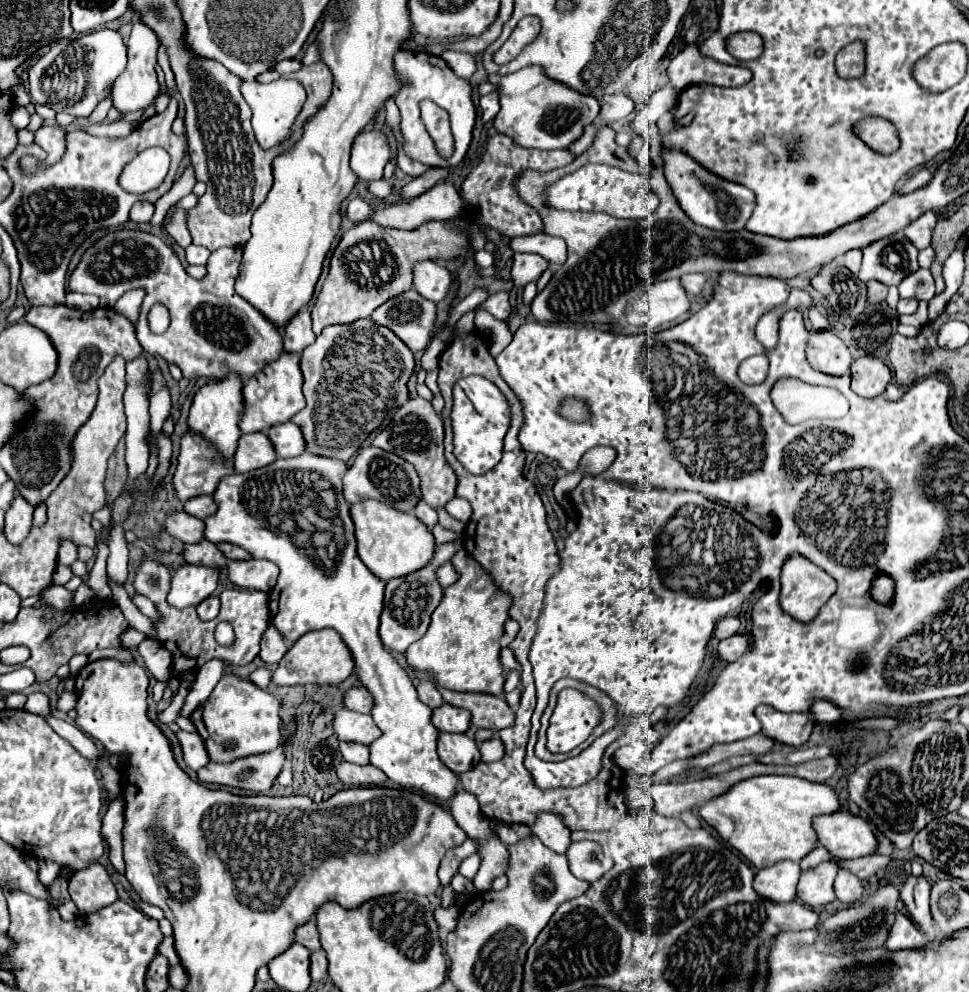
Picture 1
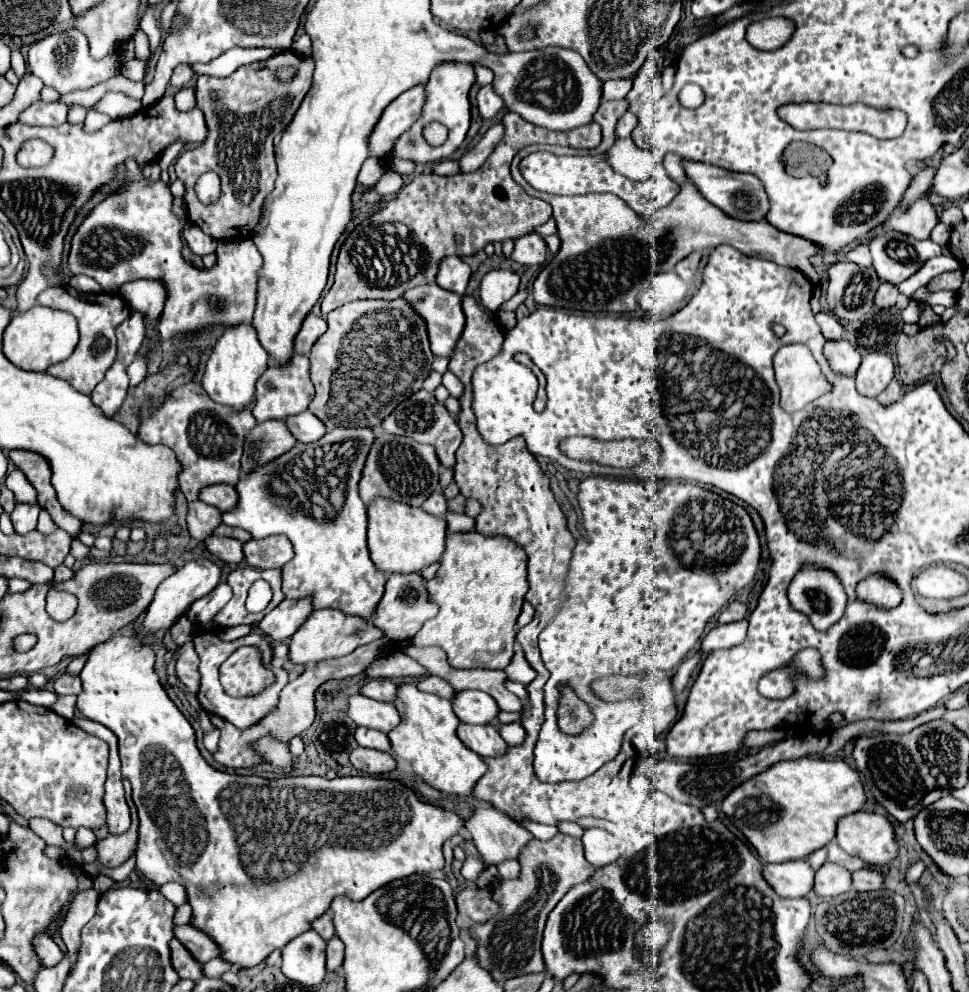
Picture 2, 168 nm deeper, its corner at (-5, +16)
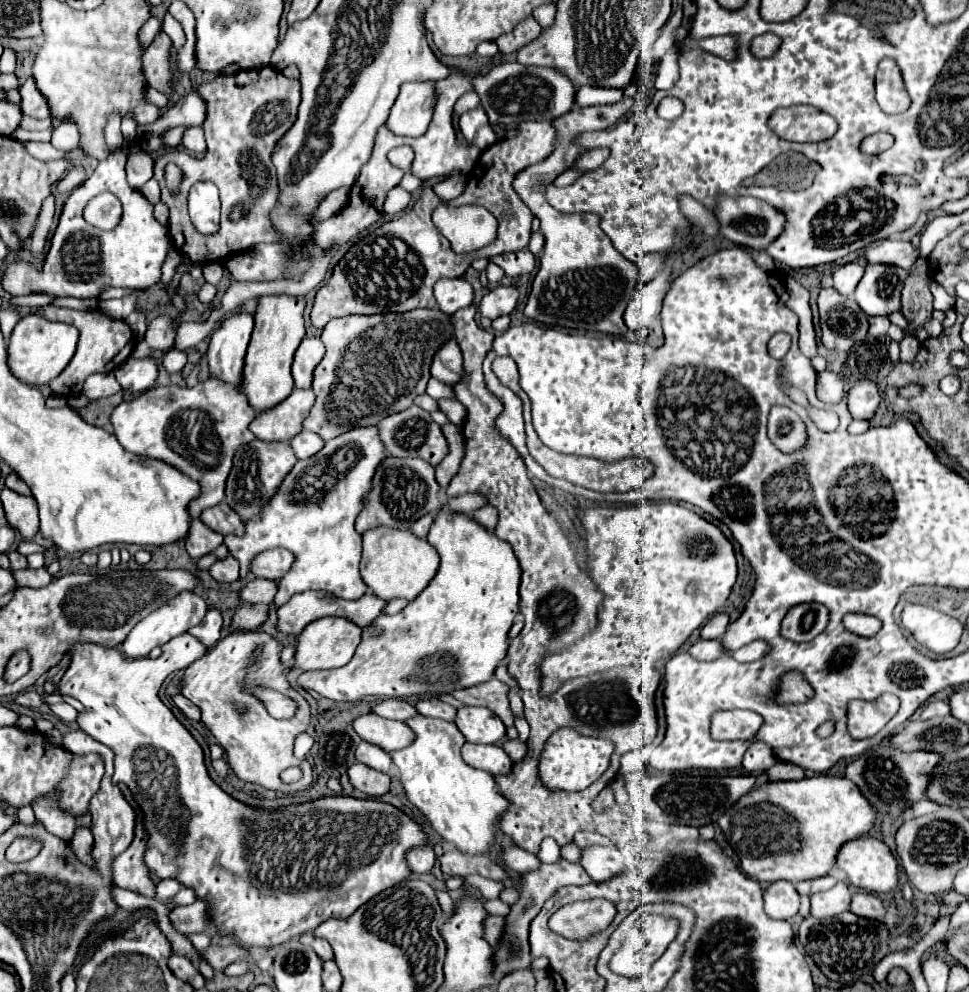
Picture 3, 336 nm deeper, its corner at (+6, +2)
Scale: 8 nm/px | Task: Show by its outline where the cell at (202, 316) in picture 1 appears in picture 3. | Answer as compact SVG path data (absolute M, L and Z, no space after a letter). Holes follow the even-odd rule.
M117 150L101 160L79 188L63 204L59 224L51 238L51 248L45 256L43 268L37 270L25 260L9 262L3 276L1 288L9 294L51 294L51 296L77 296L77 298L97 298L107 288L131 288L144 290L150 282L159 282L161 264L171 246L171 236L167 226L161 226L153 216L153 204L125 180L125 160L127 156ZM99 192L113 192L123 204L123 216L117 228L105 232L85 222L83 208Z

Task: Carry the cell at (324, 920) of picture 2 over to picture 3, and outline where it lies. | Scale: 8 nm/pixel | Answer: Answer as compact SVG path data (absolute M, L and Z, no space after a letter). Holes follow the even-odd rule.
M307 932L307 934L303 934L299 940L301 940L303 944L307 944L307 946L311 946L321 960L331 960L331 958L333 958L333 948L331 948L329 942L325 942L323 938L317 938L317 936L313 936L311 932Z

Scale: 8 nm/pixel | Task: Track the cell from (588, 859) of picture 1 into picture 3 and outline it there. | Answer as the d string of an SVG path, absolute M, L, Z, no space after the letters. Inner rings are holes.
M591 846L583 850L581 866L595 882L607 882L609 878L615 878L623 872L623 866L617 860L613 860L609 848L603 846Z

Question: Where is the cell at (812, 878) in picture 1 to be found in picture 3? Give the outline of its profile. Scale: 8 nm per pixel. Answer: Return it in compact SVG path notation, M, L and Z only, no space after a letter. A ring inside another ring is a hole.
M837 882L831 890L819 892L811 898L811 916L827 918L833 914L841 914L849 910L851 888L845 882Z

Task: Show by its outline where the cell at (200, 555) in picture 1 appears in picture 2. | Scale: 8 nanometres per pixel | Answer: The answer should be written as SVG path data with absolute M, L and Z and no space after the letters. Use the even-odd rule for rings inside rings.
M208 536L208 540L204 540L206 548L210 550L210 554L214 554L216 558L220 558L222 562L228 564L238 564L244 560L242 554L242 542L236 538L226 538L226 536Z

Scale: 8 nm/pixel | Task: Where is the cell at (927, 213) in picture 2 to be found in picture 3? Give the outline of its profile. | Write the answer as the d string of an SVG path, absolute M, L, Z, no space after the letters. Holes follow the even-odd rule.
M879 240L865 248L865 258L867 264L891 264L907 270L919 258L919 250L911 242Z

